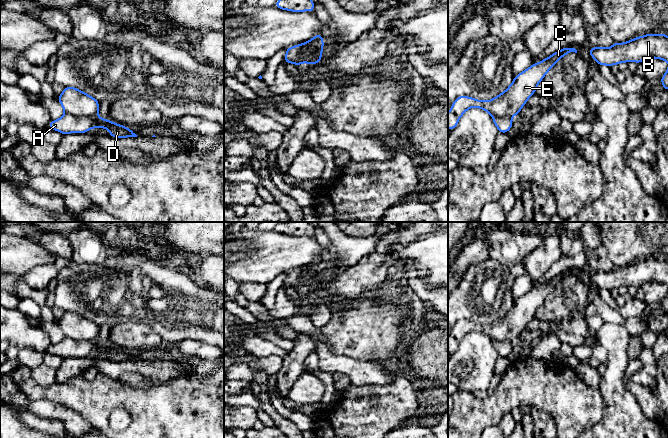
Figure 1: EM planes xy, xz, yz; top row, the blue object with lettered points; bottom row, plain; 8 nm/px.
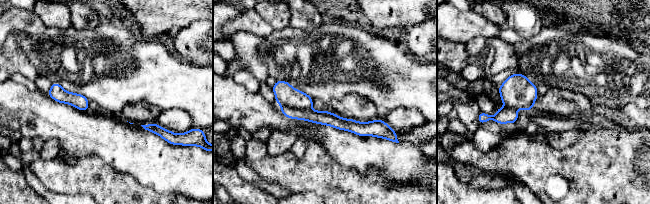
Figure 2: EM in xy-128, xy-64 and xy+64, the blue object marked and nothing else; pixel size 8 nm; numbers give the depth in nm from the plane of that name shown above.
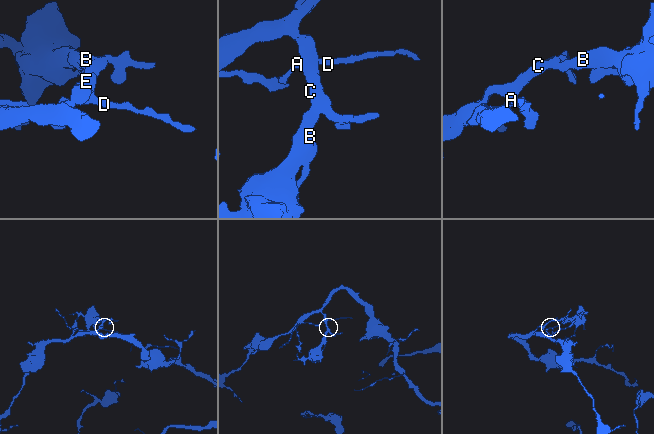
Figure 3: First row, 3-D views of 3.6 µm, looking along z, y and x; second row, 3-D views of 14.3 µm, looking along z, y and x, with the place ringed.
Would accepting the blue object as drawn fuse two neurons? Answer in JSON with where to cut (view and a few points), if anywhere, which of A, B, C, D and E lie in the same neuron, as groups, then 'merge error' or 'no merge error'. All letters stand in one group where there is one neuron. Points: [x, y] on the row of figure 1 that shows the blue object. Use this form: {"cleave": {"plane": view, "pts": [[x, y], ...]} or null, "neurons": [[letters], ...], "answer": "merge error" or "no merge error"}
{"cleave": {"plane": "xy", "pts": [[65, 112], [74, 116], [97, 117]]}, "neurons": [["A", "D"], ["B", "C", "E"]], "answer": "merge error"}

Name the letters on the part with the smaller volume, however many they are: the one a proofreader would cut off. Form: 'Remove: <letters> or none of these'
Remove: A, D

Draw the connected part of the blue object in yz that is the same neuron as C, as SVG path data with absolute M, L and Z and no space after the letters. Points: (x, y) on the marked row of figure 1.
M564 47L539 63L514 77L511 85L492 100L482 101L472 97L459 96L453 102L448 113L448 129L454 129L460 117L471 107L478 107L488 112L492 117L512 117L519 114L527 100L535 94L540 81L547 72L570 52L577 53L575 48Z

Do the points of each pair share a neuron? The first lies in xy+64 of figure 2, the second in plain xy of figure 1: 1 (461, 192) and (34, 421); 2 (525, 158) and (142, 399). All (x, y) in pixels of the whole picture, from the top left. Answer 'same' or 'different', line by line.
1: different
2: same

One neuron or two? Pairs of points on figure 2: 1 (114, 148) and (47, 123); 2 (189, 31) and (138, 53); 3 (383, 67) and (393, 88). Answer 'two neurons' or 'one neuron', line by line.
1: one neuron
2: two neurons
3: one neuron

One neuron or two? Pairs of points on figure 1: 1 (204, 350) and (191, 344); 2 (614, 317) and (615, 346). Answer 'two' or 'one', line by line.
1: one
2: two

